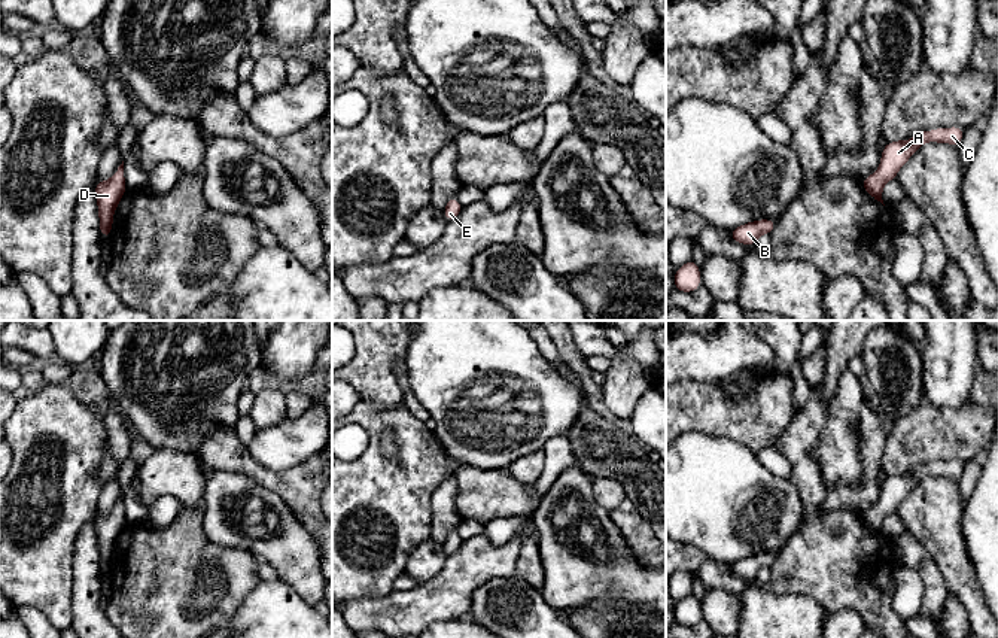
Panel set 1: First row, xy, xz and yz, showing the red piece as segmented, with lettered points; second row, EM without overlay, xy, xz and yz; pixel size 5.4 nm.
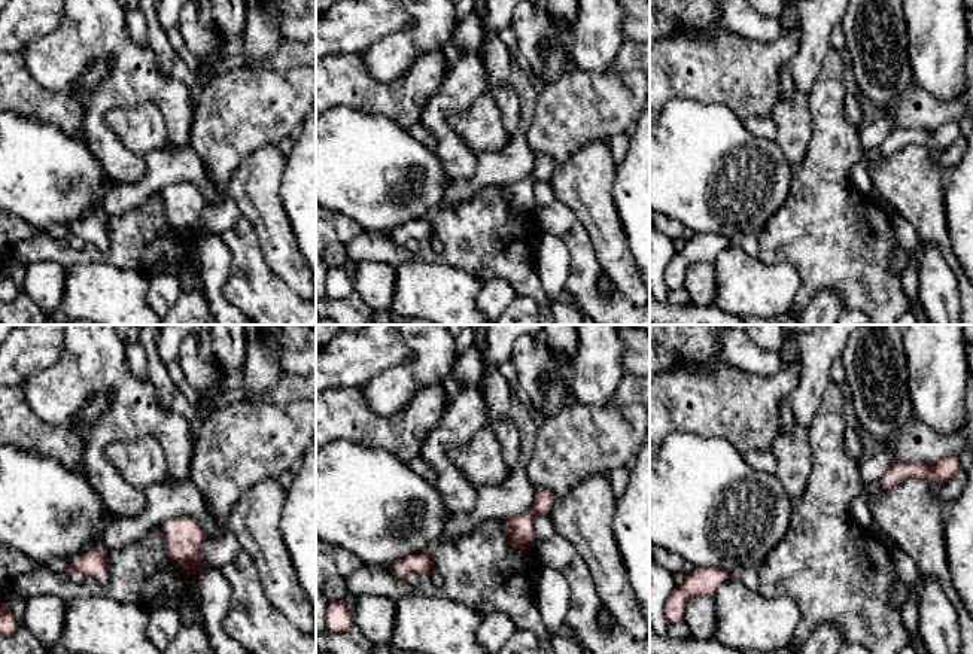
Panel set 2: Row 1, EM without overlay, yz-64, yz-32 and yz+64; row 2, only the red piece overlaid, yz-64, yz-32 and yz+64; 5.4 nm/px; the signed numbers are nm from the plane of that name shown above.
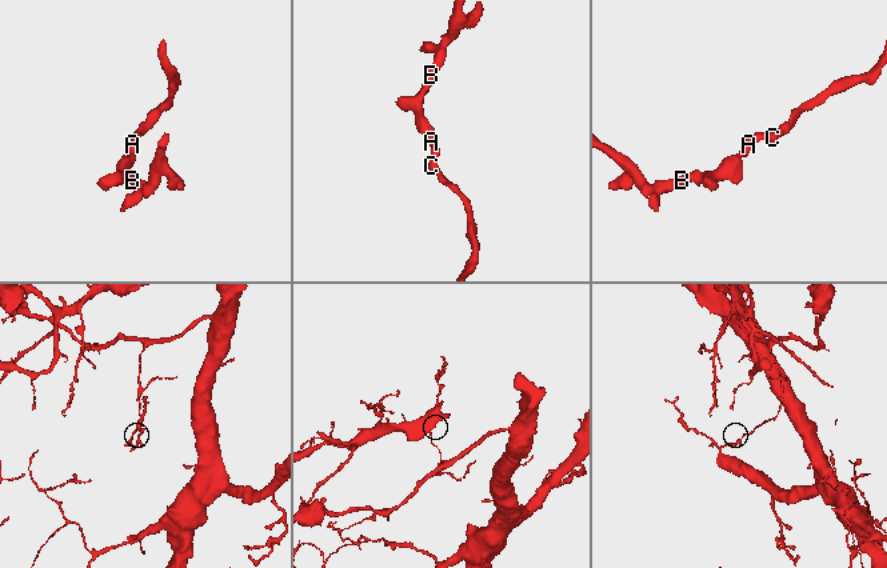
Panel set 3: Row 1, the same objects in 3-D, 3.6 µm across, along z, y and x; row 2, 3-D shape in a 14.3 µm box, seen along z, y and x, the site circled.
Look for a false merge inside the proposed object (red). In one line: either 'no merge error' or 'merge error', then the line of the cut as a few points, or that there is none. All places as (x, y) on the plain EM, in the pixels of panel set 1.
no merge error; no cut

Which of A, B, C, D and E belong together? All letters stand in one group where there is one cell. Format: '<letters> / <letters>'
A B C D E

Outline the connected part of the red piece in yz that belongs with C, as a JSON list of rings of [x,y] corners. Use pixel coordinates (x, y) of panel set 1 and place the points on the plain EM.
[[[935,462],[922,465],[913,470],[910,476],[897,474],[886,477],[882,483],[882,493],[879,504],[861,514],[862,522],[877,535],[883,538],[882,526],[886,514],[895,514],[898,504],[909,495],[909,492],[927,476],[949,477],[959,480],[964,462]]]

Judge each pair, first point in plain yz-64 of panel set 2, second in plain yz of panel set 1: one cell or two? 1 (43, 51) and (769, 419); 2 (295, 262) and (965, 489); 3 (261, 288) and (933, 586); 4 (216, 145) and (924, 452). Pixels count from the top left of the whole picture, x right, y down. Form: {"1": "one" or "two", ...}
{"1": "two", "2": "two", "3": "one", "4": "one"}

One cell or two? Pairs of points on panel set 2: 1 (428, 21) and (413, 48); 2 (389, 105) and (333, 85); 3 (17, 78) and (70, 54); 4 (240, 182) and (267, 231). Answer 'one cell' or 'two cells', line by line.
1: one cell
2: one cell
3: two cells
4: one cell

